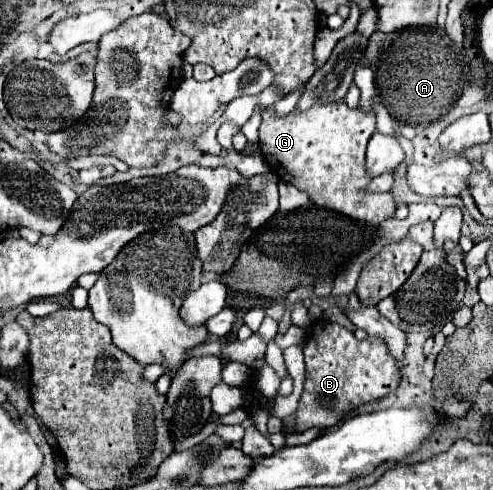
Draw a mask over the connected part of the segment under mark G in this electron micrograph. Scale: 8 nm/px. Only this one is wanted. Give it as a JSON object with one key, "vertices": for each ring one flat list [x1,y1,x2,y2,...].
{"vertices":[[315,102,309,110,293,110,287,116,279,116,269,108,261,110,261,126,259,126,259,148,269,164,269,170,277,174,281,180,297,186,299,190,307,192,311,202,367,226,377,226,379,222,393,218,395,202,389,192,369,192,367,186,371,184,371,174,365,168,365,150,371,134,375,132,375,112,367,114,361,106,349,108,345,102]]}

